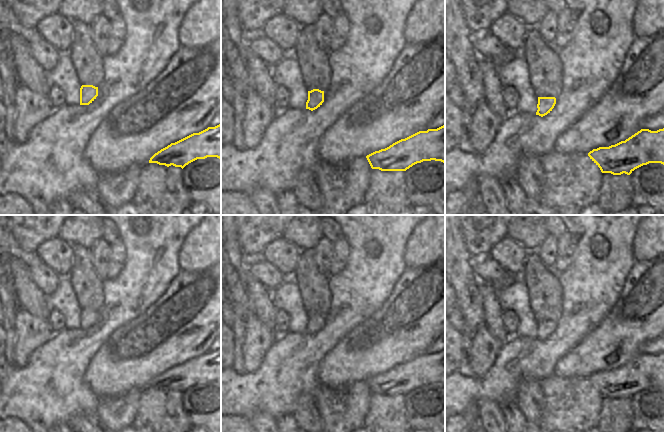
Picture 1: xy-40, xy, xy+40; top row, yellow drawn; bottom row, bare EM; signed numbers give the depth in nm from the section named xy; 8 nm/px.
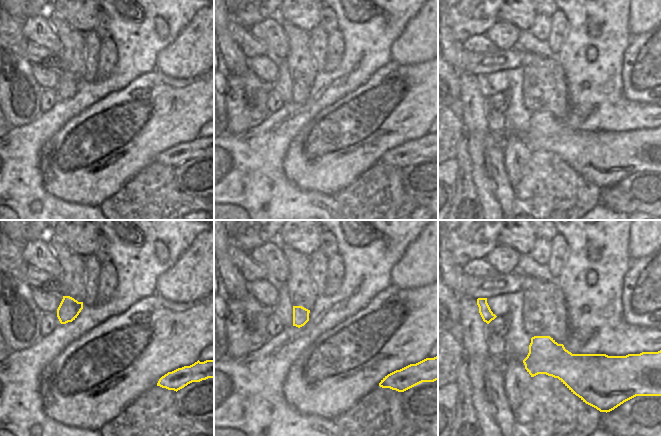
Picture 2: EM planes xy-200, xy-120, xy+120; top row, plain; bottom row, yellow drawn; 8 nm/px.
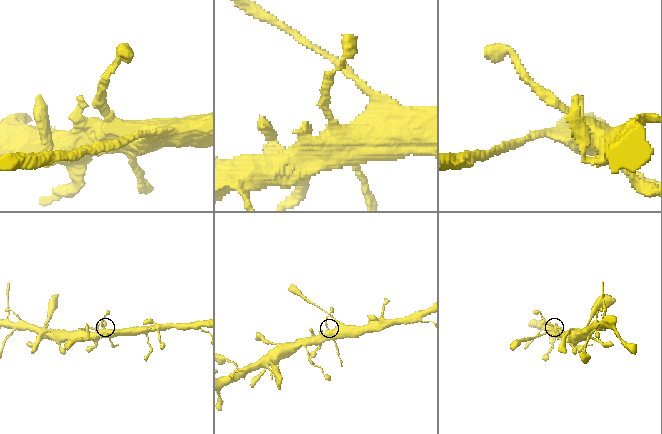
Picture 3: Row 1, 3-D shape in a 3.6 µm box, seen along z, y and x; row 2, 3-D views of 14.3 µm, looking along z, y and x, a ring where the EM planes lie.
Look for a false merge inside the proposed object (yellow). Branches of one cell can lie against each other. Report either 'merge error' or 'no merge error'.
no merge error

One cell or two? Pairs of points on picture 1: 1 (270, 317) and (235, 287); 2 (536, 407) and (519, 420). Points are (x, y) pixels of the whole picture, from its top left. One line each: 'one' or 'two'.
1: two
2: two

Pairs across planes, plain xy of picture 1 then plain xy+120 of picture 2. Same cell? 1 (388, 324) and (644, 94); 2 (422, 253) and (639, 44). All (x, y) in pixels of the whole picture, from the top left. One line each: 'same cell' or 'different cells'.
1: same cell
2: different cells

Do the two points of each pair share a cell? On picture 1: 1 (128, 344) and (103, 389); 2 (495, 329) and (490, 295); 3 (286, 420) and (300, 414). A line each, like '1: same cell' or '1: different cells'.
1: same cell
2: same cell
3: different cells

